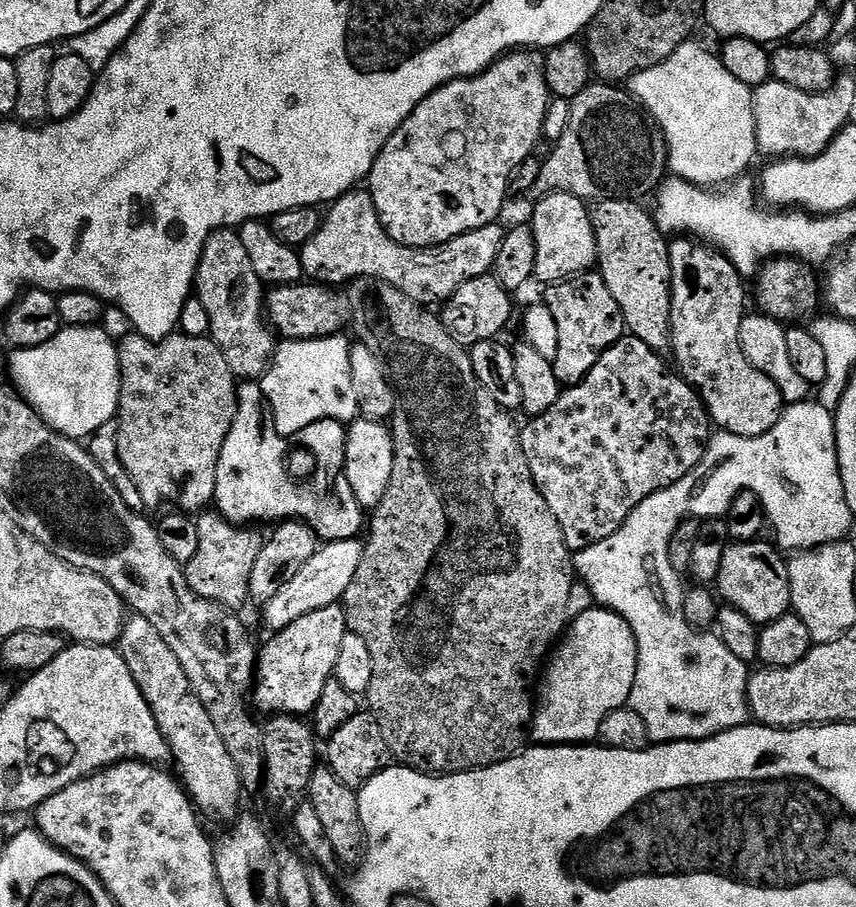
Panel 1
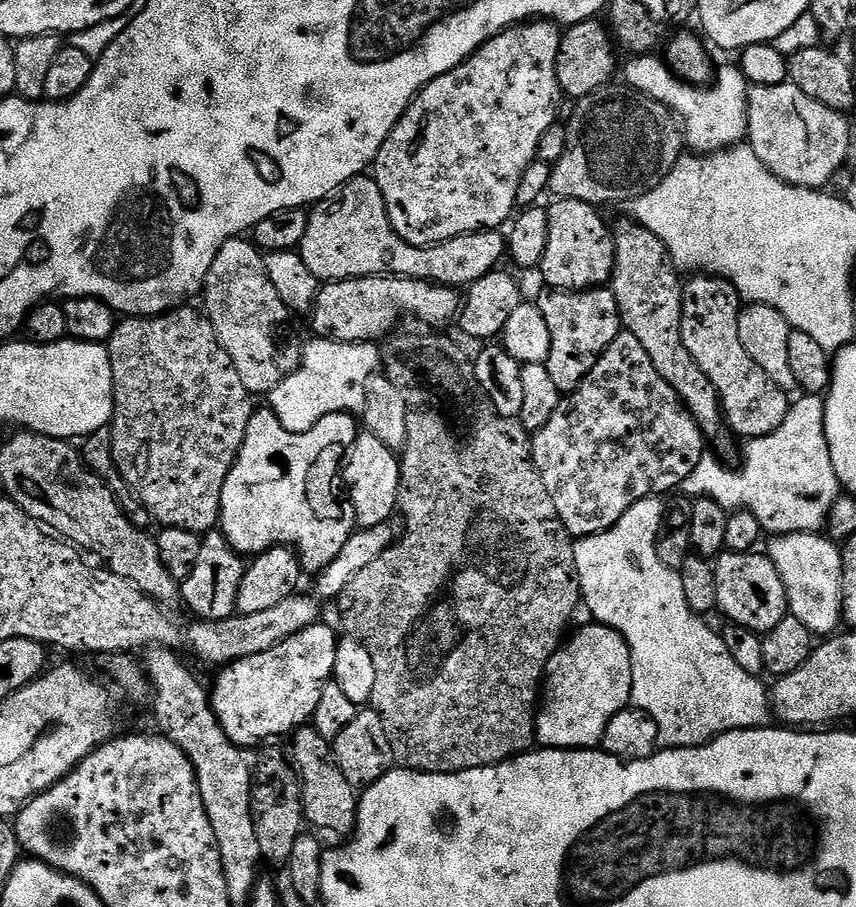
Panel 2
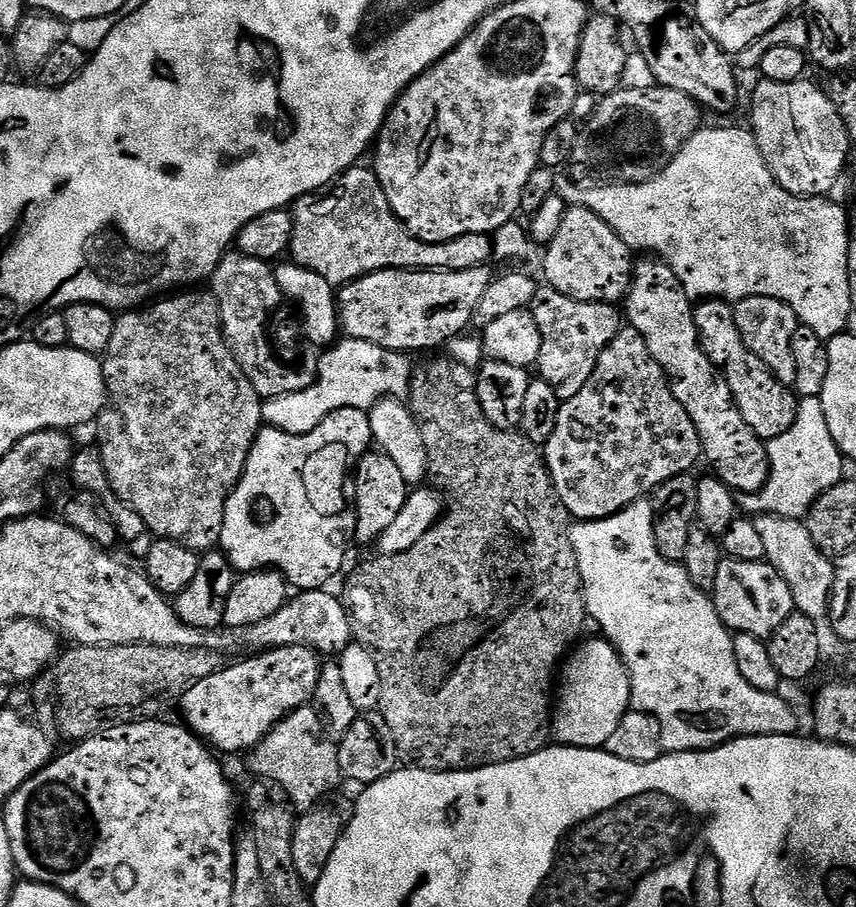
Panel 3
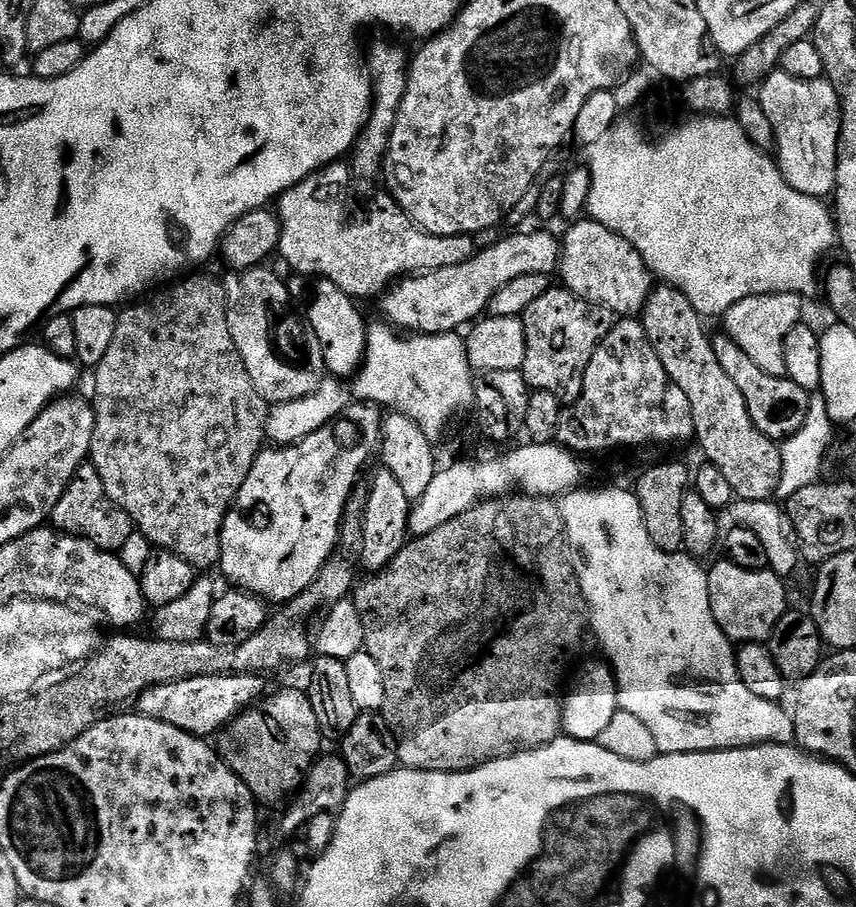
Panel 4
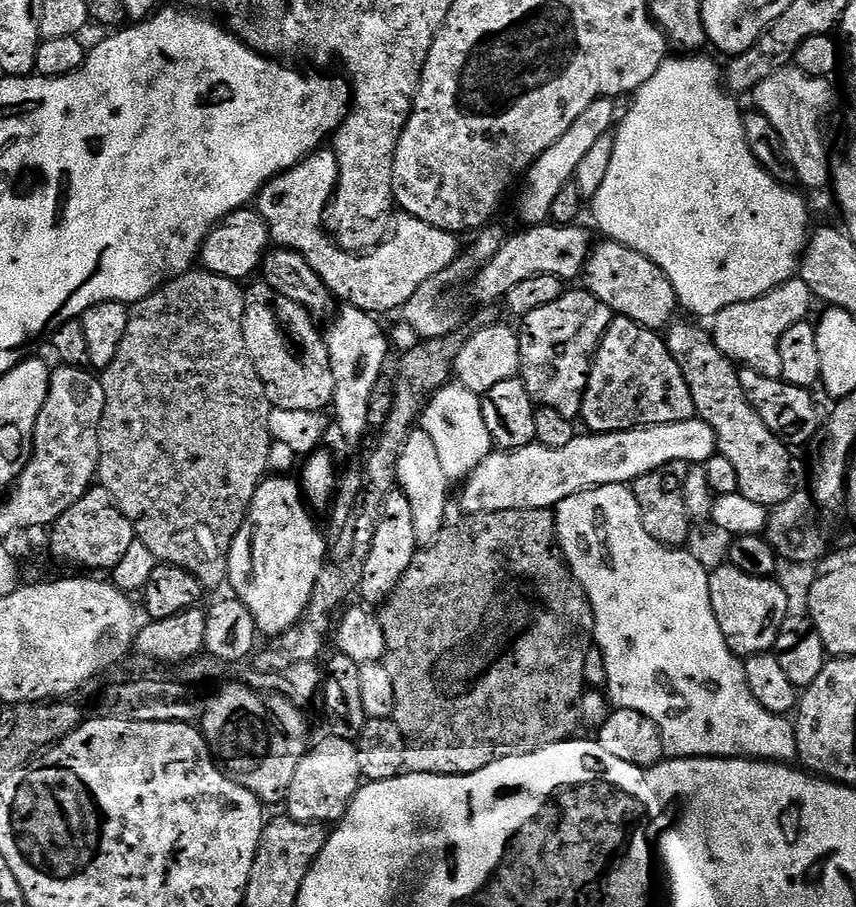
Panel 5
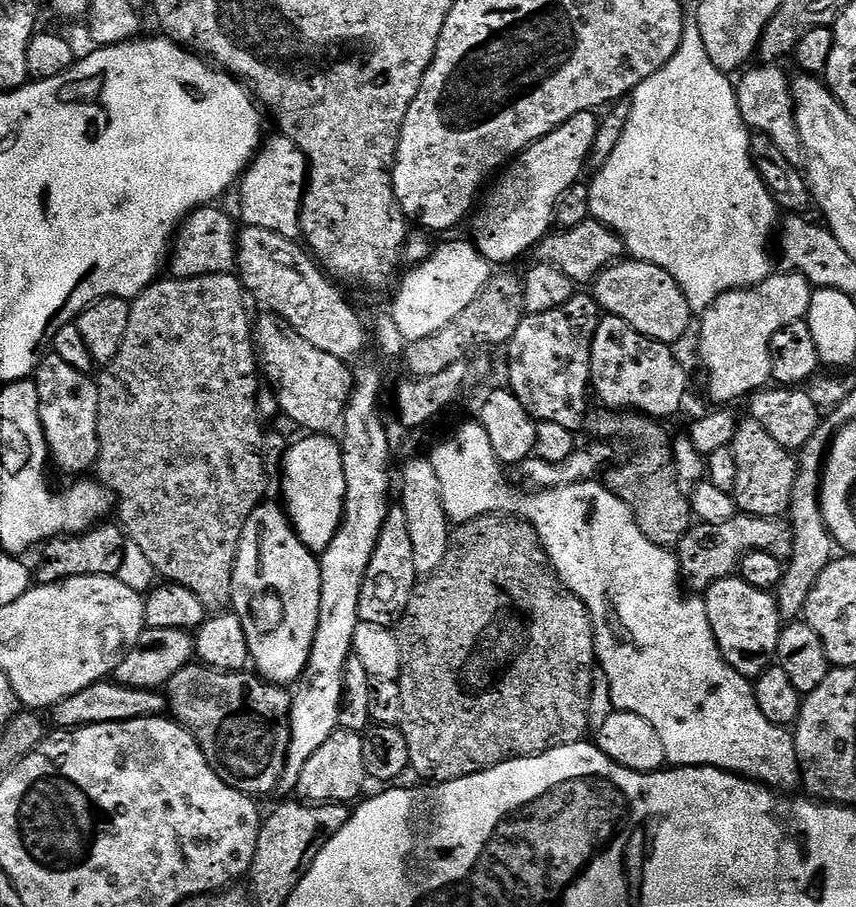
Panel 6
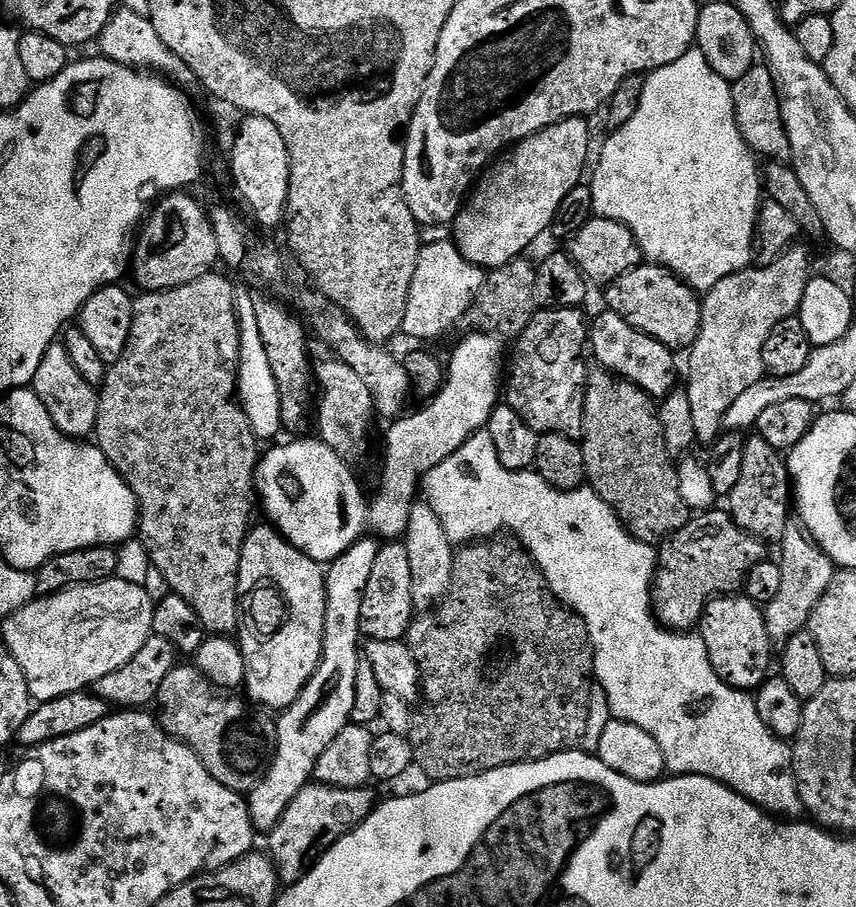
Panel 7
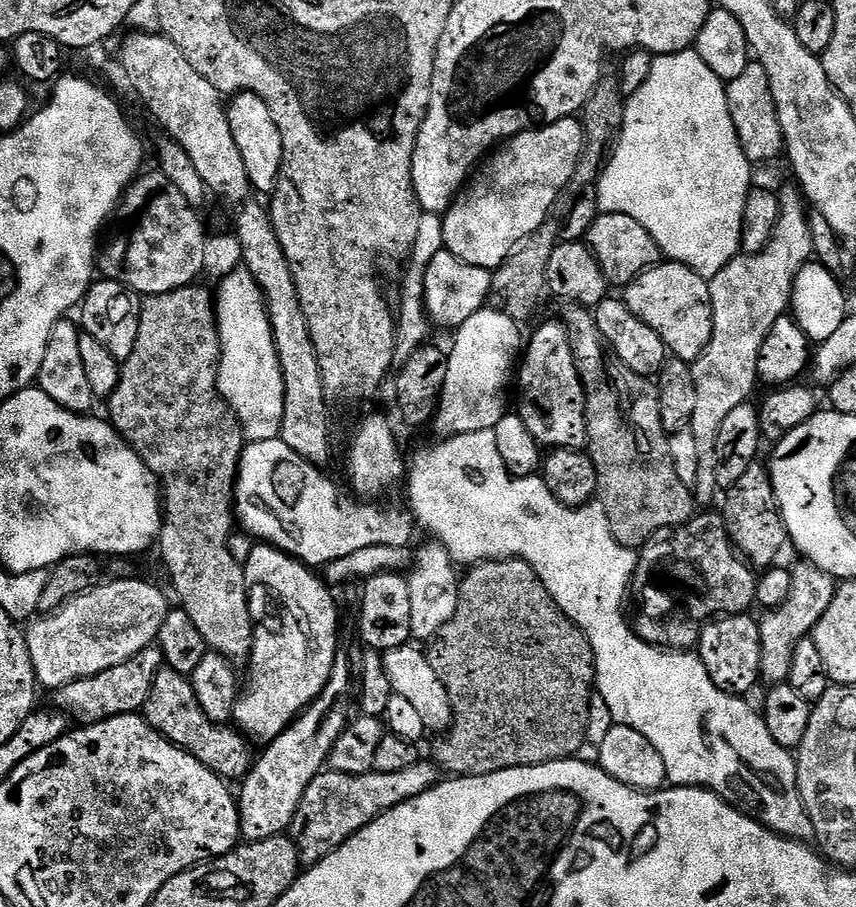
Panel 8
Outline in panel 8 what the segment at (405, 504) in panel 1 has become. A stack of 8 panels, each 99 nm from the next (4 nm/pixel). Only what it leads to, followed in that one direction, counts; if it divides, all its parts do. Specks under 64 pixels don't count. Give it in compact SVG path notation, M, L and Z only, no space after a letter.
M486 560L482 564L471 565L465 572L468 573L463 573L460 582L458 610L454 610L454 618L450 618L450 622L446 622L442 630L438 630L438 634L426 648L430 666L434 666L434 674L442 678L442 686L446 686L452 707L452 727L443 738L437 739L440 741L436 744L435 763L445 773L458 777L485 776L507 768L529 768L535 764L573 759L586 738L591 698L596 686L596 659L586 634L558 607L550 590L546 590L542 578L538 578L538 574L524 560Z

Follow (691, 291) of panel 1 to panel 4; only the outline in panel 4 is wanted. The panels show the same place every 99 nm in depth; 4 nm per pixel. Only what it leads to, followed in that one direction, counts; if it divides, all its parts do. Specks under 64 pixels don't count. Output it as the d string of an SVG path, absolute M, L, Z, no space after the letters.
M726 334L719 335L712 336L714 354L718 354L718 363L722 365L722 370L726 370L726 374L730 374L734 386L742 390L742 398L746 398L746 410L750 410L750 418L754 418L754 426L758 426L762 434L777 442L786 441L794 434L798 434L798 430L802 430L806 422L809 392L802 390L802 386L798 386L787 376L766 374L766 370L762 370L762 366L757 366L746 355L746 350L742 350L742 346L734 342L734 338Z

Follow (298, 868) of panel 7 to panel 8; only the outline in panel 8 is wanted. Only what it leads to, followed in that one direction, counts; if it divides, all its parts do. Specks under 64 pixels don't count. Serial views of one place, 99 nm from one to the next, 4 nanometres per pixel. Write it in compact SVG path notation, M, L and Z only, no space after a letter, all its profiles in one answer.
M417 759L414 766L398 774L370 771L355 776L331 770L319 772L314 782L306 786L306 794L302 794L302 802L298 802L298 814L294 814L290 829L291 839L300 851L301 865L317 864L338 846L342 846L342 842L358 834L358 830L362 830L382 814L394 810L399 804L418 798L430 788L435 788L441 783L442 772L431 759L428 760Z

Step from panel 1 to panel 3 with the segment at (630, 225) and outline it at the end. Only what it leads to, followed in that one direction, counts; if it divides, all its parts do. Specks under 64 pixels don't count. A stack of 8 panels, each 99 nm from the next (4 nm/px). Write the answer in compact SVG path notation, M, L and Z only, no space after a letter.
M644 259L648 260L635 261L632 285L628 287L628 295L622 304L627 323L634 330L638 330L638 334L642 334L642 339L646 341L646 350L650 350L654 362L662 366L674 398L678 398L682 410L690 414L690 422L694 422L698 430L703 459L706 464L708 460L709 466L712 467L709 469L726 487L737 494L759 492L768 480L768 449L765 441L761 440L758 434L754 434L750 426L746 426L746 418L742 418L734 402L734 394L730 394L730 386L726 386L726 378L716 369L714 362L706 358L698 338L698 326L694 322L694 301L686 294L682 282L678 282L678 274L674 274L674 270L670 270L668 263L662 259Z

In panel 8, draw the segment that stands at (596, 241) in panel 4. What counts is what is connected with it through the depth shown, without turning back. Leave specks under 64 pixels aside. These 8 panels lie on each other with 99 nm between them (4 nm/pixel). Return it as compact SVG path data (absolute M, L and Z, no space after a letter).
M661 262L648 268L622 289L624 305L642 318L677 360L695 362L705 352L713 336L713 306L708 280L687 268L685 264Z

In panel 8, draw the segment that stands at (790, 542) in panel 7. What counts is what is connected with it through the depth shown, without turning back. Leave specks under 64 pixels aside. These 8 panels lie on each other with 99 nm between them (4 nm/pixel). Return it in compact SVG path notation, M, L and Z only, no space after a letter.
M799 562L791 565L792 581L790 582L790 598L782 602L782 606L769 608L763 613L764 617L759 617L760 637L762 638L762 662L760 663L760 679L765 685L775 686L787 681L790 674L790 662L794 659L794 648L798 646L800 640L807 640L812 635L812 628L818 626L818 618L826 614L826 609L830 607L830 602L834 602L834 594L838 587L838 581L835 576L826 574L818 566L810 562Z

